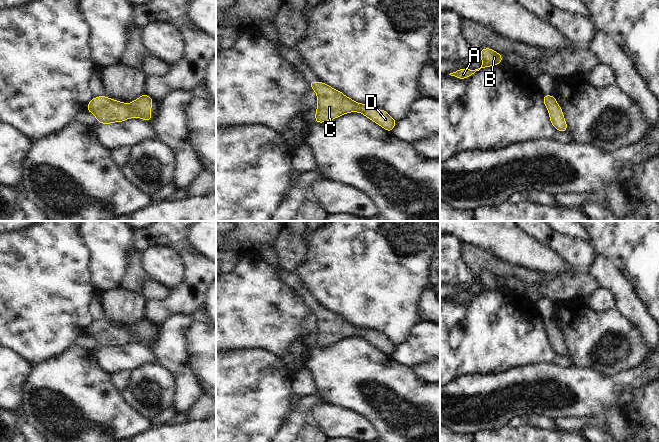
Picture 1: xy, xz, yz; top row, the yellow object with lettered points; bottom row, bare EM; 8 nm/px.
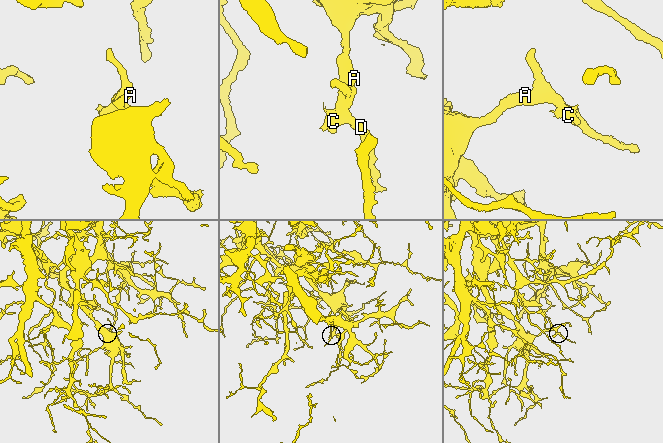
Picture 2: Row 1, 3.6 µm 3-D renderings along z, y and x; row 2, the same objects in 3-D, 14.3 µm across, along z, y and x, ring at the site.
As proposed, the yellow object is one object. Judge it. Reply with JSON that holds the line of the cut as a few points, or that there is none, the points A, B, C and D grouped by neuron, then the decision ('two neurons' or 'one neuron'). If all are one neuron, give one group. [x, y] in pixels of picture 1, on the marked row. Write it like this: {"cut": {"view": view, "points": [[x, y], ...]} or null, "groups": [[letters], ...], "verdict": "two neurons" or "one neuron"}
{"cut": null, "groups": [["A", "B", "C", "D"]], "verdict": "one neuron"}

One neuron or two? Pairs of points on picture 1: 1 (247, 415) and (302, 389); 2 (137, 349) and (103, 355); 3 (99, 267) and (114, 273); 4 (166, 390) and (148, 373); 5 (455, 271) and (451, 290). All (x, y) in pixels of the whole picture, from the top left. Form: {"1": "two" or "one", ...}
{"1": "two", "2": "one", "3": "one", "4": "one", "5": "two"}

